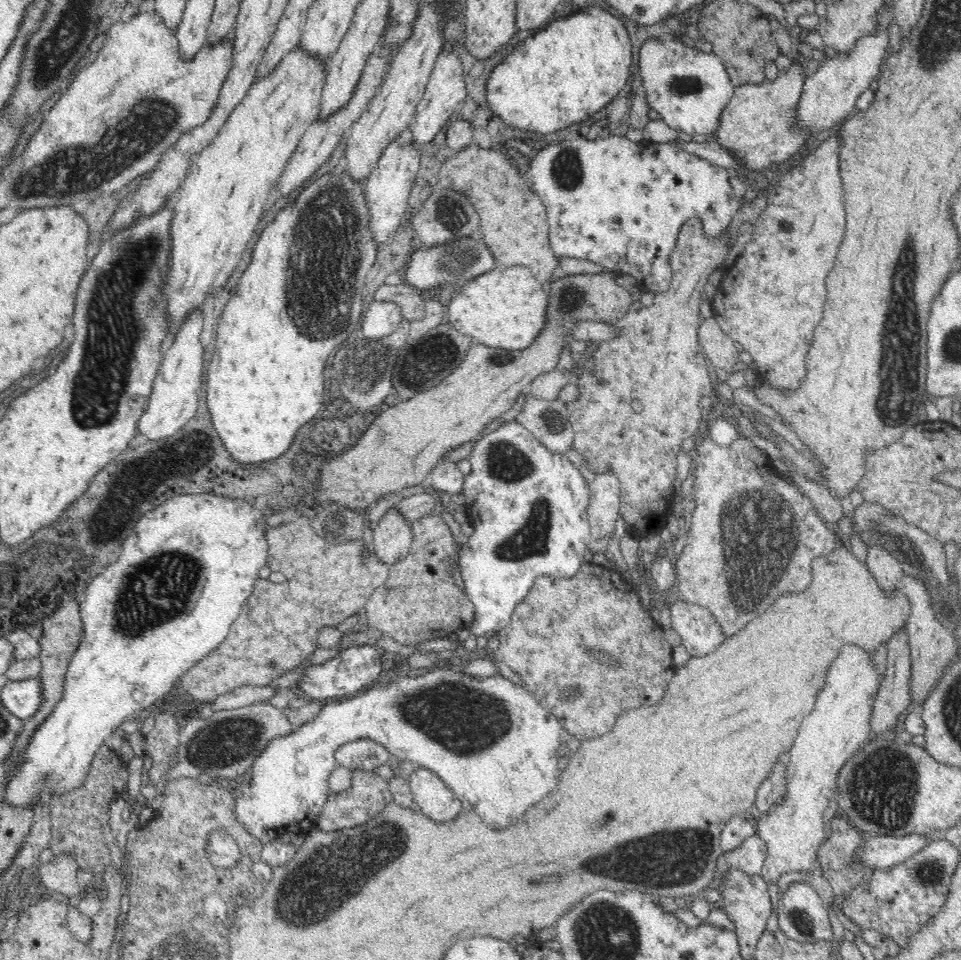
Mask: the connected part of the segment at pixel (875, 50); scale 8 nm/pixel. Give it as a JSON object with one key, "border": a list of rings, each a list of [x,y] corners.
{"border":[[[880,7],[875,22],[881,24],[880,30],[872,29],[856,42],[851,53],[840,54],[833,59],[825,59],[816,70],[806,78],[800,94],[800,102],[796,106],[794,125],[800,129],[808,129],[816,134],[841,123],[844,118],[855,113],[858,96],[868,90],[870,82],[880,74],[880,66],[891,50],[888,37],[888,24],[895,20],[893,7]]]}

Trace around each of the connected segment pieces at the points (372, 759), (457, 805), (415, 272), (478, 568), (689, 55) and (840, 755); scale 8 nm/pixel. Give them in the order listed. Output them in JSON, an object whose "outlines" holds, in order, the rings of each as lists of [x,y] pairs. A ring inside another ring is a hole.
{"outlines":[[[[370,739],[350,741],[338,746],[333,760],[337,766],[346,767],[351,771],[354,769],[377,770],[382,765],[394,762],[391,754],[386,751],[386,747]]],[[[416,766],[408,782],[414,802],[433,821],[451,821],[463,811],[461,800],[454,791],[430,769]]],[[[479,233],[472,234],[468,240],[464,236],[464,238],[456,238],[456,241],[452,242],[452,244],[446,242],[446,244],[438,244],[438,246],[429,248],[414,244],[414,252],[410,254],[404,280],[407,284],[417,286],[418,290],[426,296],[434,294],[434,291],[429,290],[436,290],[438,286],[445,283],[453,284],[456,289],[462,288],[462,284],[466,284],[466,282],[470,281],[470,278],[492,270],[494,262],[496,260],[492,258],[492,253]],[[418,248],[422,248],[422,250],[418,250]]],[[[516,420],[503,423],[496,432],[476,439],[477,445],[468,458],[472,472],[462,478],[469,522],[474,533],[460,546],[453,559],[453,567],[459,566],[464,582],[464,592],[474,605],[474,620],[467,631],[478,636],[494,634],[505,628],[520,600],[540,576],[554,578],[573,577],[584,564],[584,552],[593,539],[587,520],[590,498],[588,483],[578,467],[564,456],[547,450],[543,444]]],[[[681,33],[668,42],[661,42],[656,37],[648,40],[639,53],[639,75],[643,82],[642,90],[645,91],[649,108],[656,110],[672,130],[680,130],[680,132],[698,139],[712,137],[716,128],[710,126],[718,120],[722,110],[728,106],[730,98],[734,96],[734,85],[730,81],[722,59],[714,53],[706,54],[694,46],[684,44]]],[[[848,645],[848,648],[840,650],[836,662],[832,662],[832,666],[828,670],[826,686],[818,694],[814,710],[804,718],[802,728],[798,730],[798,736],[790,750],[790,764],[786,769],[788,784],[786,784],[786,792],[782,794],[782,800],[779,800],[778,804],[772,804],[768,814],[754,814],[753,816],[757,836],[766,845],[766,863],[759,875],[769,885],[774,885],[782,874],[793,871],[810,873],[814,868],[813,863],[824,838],[824,812],[826,812],[826,808],[830,804],[830,796],[836,788],[836,776],[838,776],[840,768],[844,766],[844,762],[872,737],[870,718],[872,718],[872,710],[874,710],[876,692],[883,680],[872,660],[872,656],[858,646]]]]}

